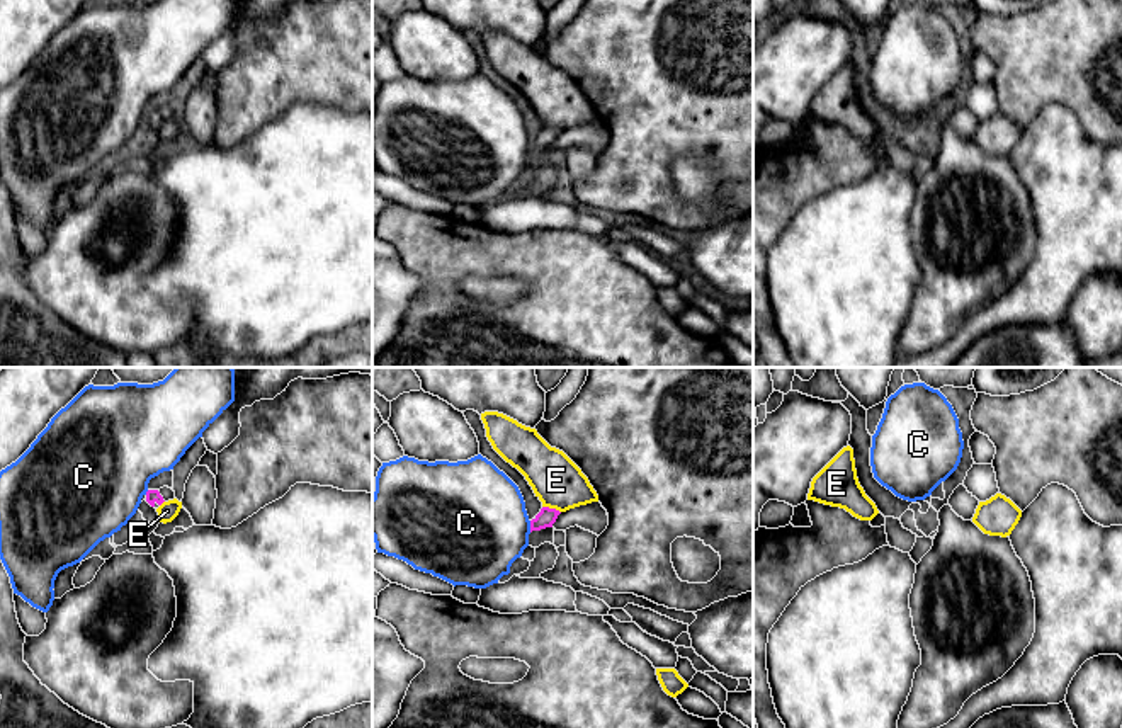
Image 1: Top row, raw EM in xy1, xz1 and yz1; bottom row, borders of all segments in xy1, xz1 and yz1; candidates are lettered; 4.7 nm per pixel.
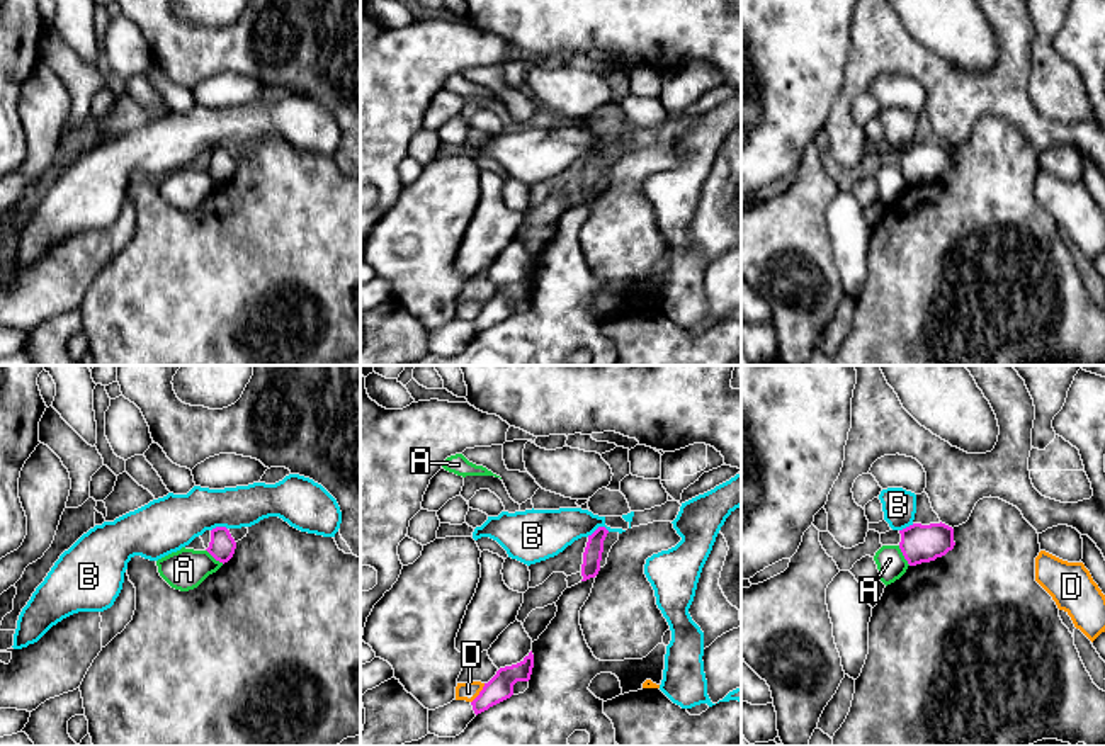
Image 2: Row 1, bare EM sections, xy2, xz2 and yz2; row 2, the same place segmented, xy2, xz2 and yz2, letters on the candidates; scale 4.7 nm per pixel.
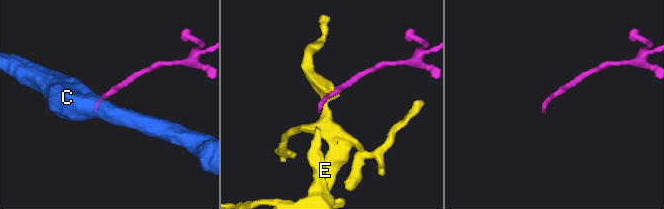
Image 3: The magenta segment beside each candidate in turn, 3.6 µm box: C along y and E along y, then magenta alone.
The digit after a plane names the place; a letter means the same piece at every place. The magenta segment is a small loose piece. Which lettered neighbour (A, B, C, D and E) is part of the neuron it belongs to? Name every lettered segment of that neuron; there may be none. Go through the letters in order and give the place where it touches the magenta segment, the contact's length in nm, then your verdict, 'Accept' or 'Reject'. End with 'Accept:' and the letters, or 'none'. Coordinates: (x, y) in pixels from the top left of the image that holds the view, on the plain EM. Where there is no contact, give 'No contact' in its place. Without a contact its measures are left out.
A: Touches magenta at yz2 (903, 174). Shared border 110 nm. Reject
B: Touches magenta at xz2 (599, 146). Shared border 110 nm. Reject
C: Touches magenta at xz1 (531, 145). Shared border 60 nm. Reject
D: Touches magenta at xz2 (480, 313). Shared border 120 nm. Reject
E: Touches magenta at xz1 (551, 128). Shared border 90 nm. Reject
Accept: none

